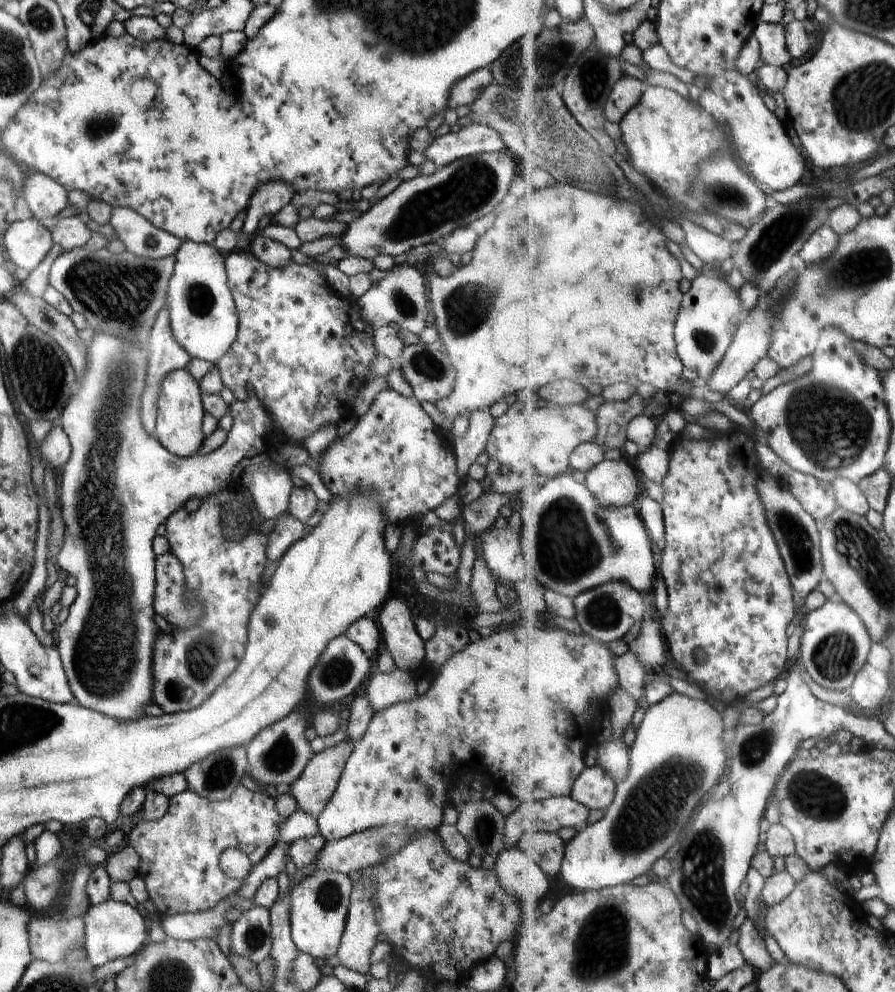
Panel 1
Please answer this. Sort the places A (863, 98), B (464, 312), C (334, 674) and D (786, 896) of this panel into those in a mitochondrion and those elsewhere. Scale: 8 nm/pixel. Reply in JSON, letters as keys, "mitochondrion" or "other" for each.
{"A":"mitochondrion","B":"mitochondrion","C":"mitochondrion","D":"other"}

